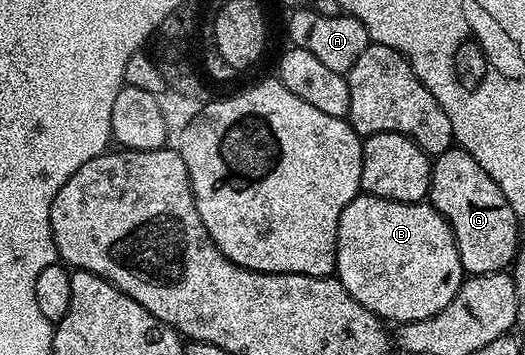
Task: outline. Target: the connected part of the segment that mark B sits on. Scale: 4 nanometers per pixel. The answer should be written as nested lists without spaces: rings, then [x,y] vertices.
[[[357,195],[350,203],[346,203],[346,207],[338,219],[335,276],[342,283],[342,287],[346,287],[349,295],[358,303],[362,303],[362,307],[366,307],[366,311],[370,311],[374,316],[388,323],[391,323],[391,321],[396,321],[395,323],[417,321],[418,319],[426,319],[430,315],[442,311],[442,307],[446,307],[446,303],[450,303],[450,299],[454,299],[454,295],[460,289],[460,285],[466,280],[466,274],[462,267],[462,259],[458,255],[458,247],[452,234],[452,228],[448,226],[447,219],[437,209],[432,208],[431,204],[428,203],[391,201],[385,197],[370,197],[367,195]]]

